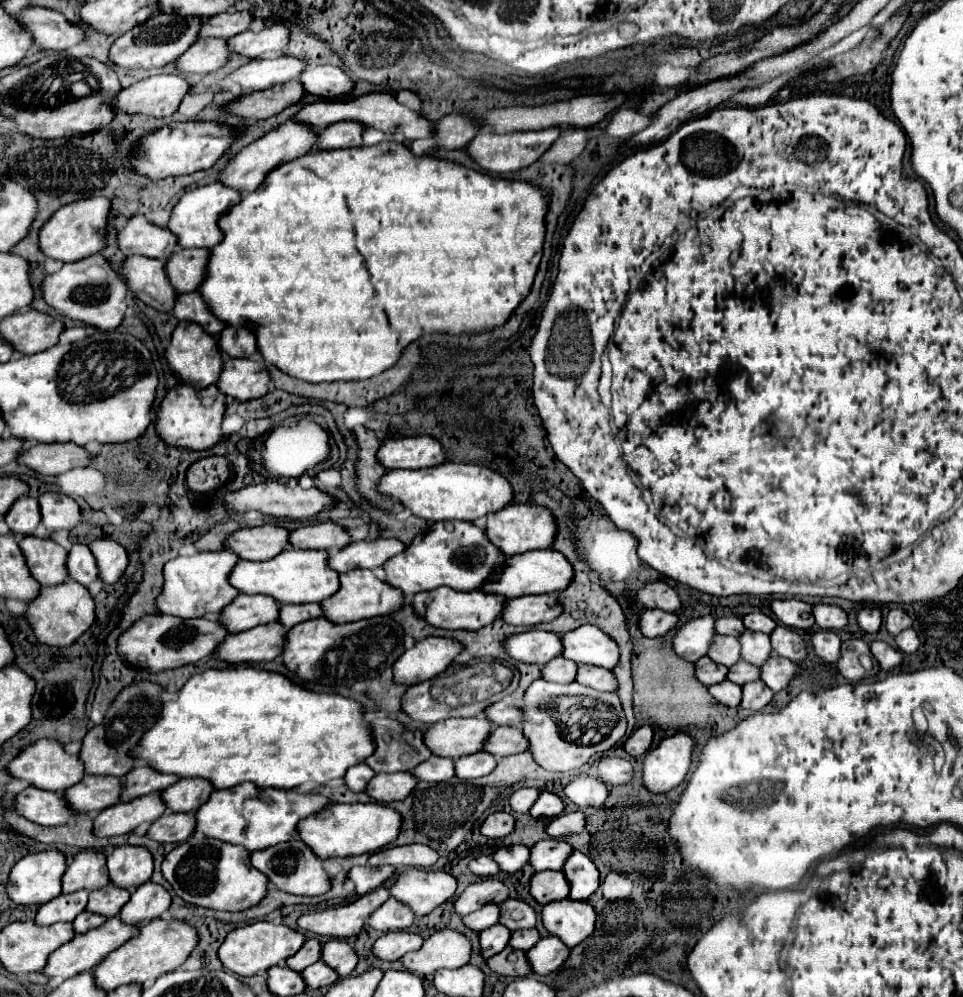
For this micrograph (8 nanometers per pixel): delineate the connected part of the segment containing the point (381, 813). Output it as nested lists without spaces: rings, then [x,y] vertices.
[[[366,802],[366,804],[332,804],[320,810],[316,816],[308,816],[300,822],[300,838],[314,852],[320,852],[320,858],[332,856],[356,856],[366,852],[376,852],[382,846],[392,844],[402,828],[402,816],[398,810],[386,804]]]

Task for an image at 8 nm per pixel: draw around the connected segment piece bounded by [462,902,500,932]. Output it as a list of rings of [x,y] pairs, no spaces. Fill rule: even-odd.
[[[490,902],[484,908],[480,908],[480,910],[472,912],[472,914],[466,914],[462,920],[464,920],[466,926],[470,926],[470,928],[480,932],[484,928],[490,928],[490,926],[498,924],[498,920],[500,920],[500,906]]]

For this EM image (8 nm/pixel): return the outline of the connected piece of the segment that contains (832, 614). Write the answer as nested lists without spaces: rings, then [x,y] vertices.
[[[816,604],[814,618],[818,628],[824,630],[840,630],[848,624],[848,614],[840,606],[832,606],[832,604]]]

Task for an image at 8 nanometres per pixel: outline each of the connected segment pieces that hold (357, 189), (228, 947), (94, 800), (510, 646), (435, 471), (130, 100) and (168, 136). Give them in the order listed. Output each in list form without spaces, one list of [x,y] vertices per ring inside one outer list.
[[[398,142],[308,152],[306,156],[300,156],[272,170],[258,190],[244,194],[242,202],[232,206],[220,218],[224,240],[210,252],[208,274],[204,284],[200,286],[200,294],[208,300],[208,306],[220,320],[230,326],[244,324],[246,328],[250,328],[258,338],[258,350],[262,352],[264,360],[276,364],[290,376],[308,382],[372,378],[392,368],[400,360],[406,346],[424,334],[480,334],[504,326],[512,312],[532,290],[532,282],[542,258],[542,246],[546,240],[548,204],[548,190],[538,188],[536,184],[492,178],[484,172],[470,170],[462,164],[432,154],[414,156],[408,146]]]
[[[260,920],[260,922],[252,922],[232,930],[222,942],[218,950],[218,958],[228,970],[240,976],[254,976],[260,970],[268,970],[276,964],[284,964],[286,958],[290,958],[304,946],[304,942],[306,942],[306,936],[302,932],[296,932],[284,924],[272,924],[272,922]]]
[[[84,776],[78,784],[64,790],[68,804],[80,814],[94,814],[120,802],[124,780],[116,776]]]
[[[530,630],[510,636],[504,642],[504,650],[518,662],[542,666],[562,654],[562,636],[554,632]]]
[[[444,462],[440,466],[422,470],[388,470],[378,484],[378,490],[398,498],[412,514],[424,520],[468,520],[474,522],[488,514],[500,512],[514,500],[510,482],[488,466],[480,464],[454,464]]]
[[[158,74],[124,88],[116,98],[116,110],[162,118],[174,114],[188,92],[190,86],[184,78],[176,74]]]
[[[188,120],[188,122],[172,122],[142,138],[140,148],[134,150],[134,168],[138,174],[144,174],[152,180],[166,176],[182,176],[192,174],[196,170],[210,168],[236,140],[236,132],[226,122],[214,120]]]

